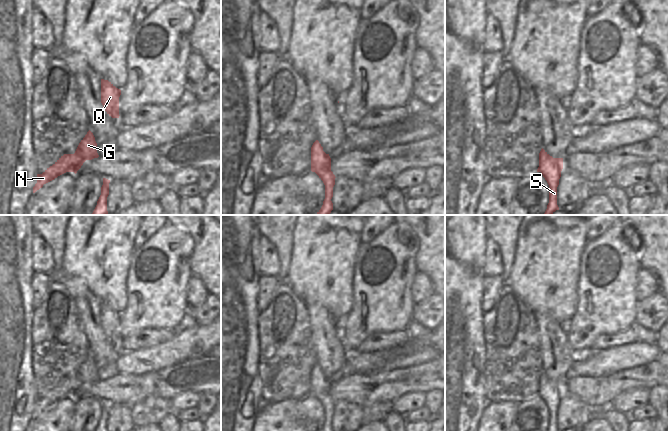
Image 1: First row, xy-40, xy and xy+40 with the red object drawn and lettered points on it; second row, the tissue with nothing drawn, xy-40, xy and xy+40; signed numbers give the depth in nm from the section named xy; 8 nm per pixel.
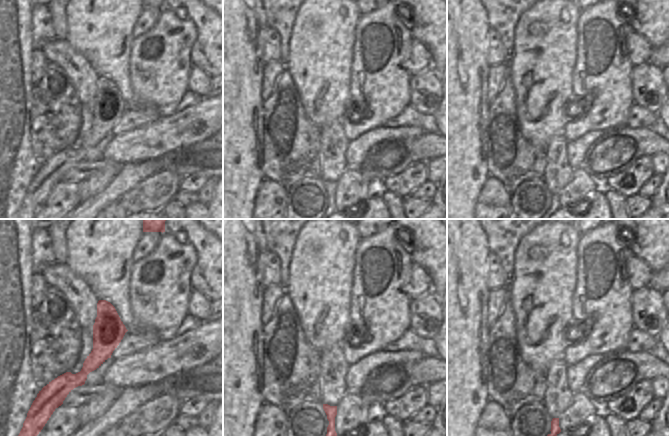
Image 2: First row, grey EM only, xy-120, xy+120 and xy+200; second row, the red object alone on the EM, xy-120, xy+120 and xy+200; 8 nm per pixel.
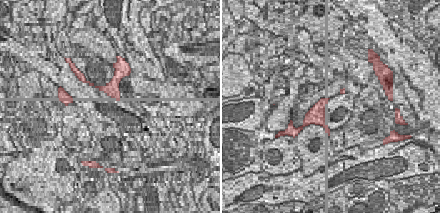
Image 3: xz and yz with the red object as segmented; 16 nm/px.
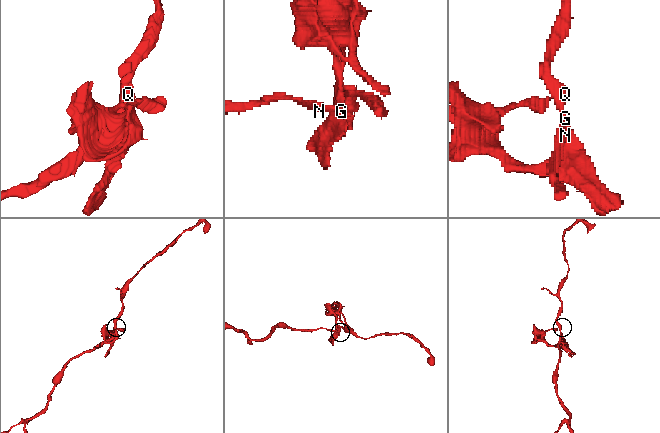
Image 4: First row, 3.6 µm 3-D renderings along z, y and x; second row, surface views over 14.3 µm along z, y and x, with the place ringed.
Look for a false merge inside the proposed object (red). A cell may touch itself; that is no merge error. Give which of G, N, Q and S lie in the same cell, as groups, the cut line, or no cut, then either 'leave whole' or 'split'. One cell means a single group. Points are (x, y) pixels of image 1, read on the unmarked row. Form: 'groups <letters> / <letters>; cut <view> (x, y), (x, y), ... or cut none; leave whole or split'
groups G N Q / S; cut xy+40 (553, 382), (551, 385), (545, 383), (543, 385), (541, 396); split

